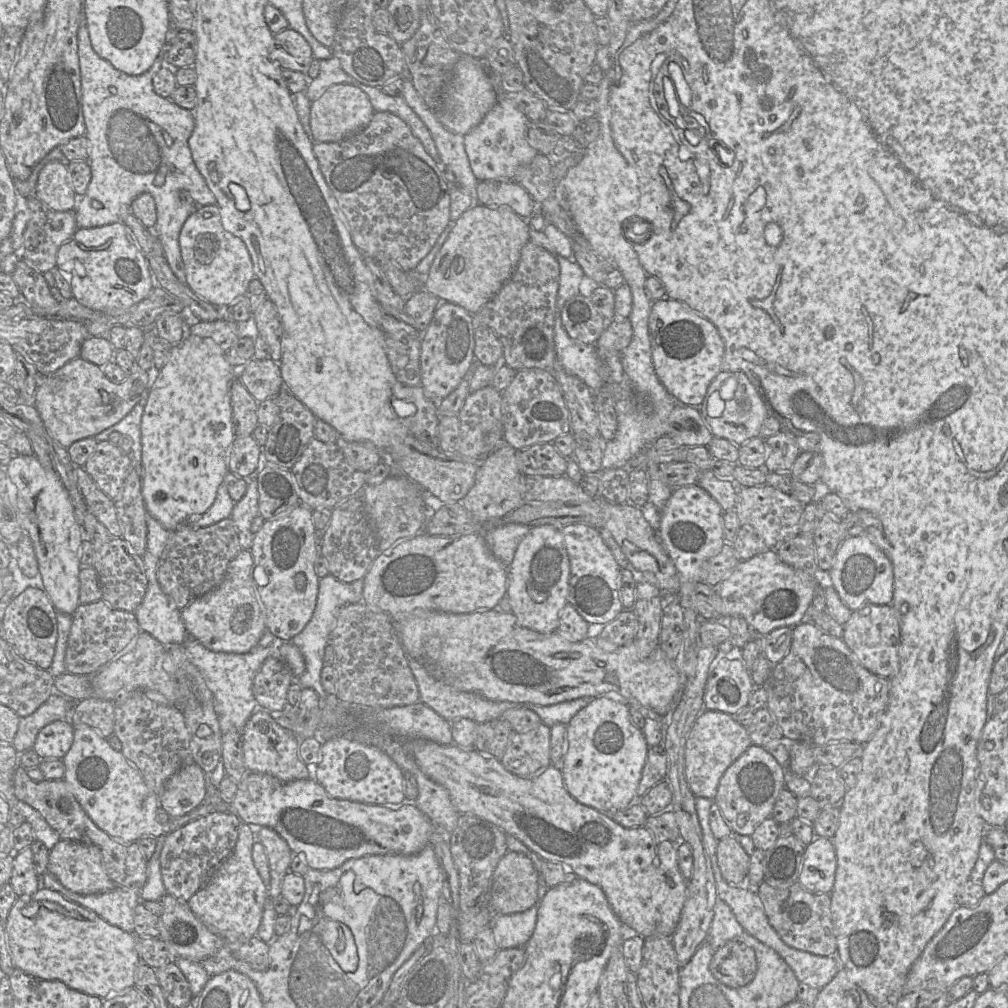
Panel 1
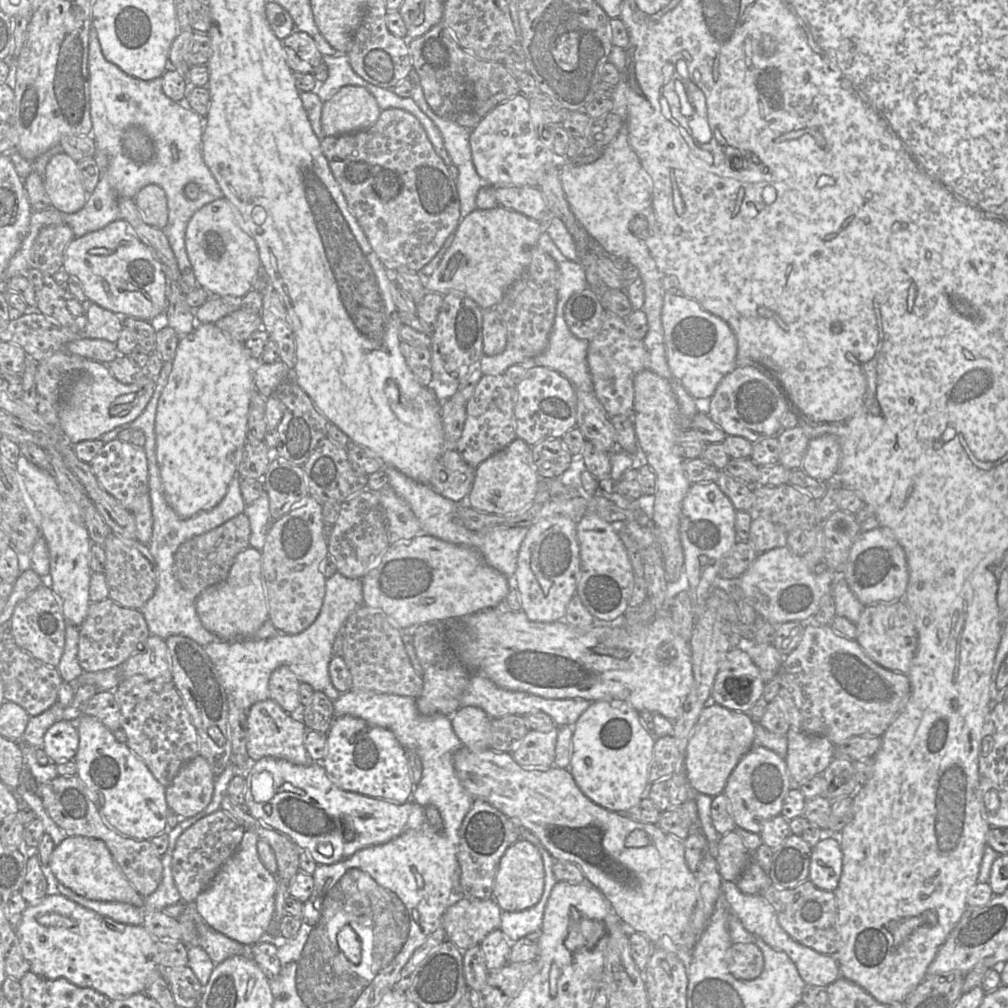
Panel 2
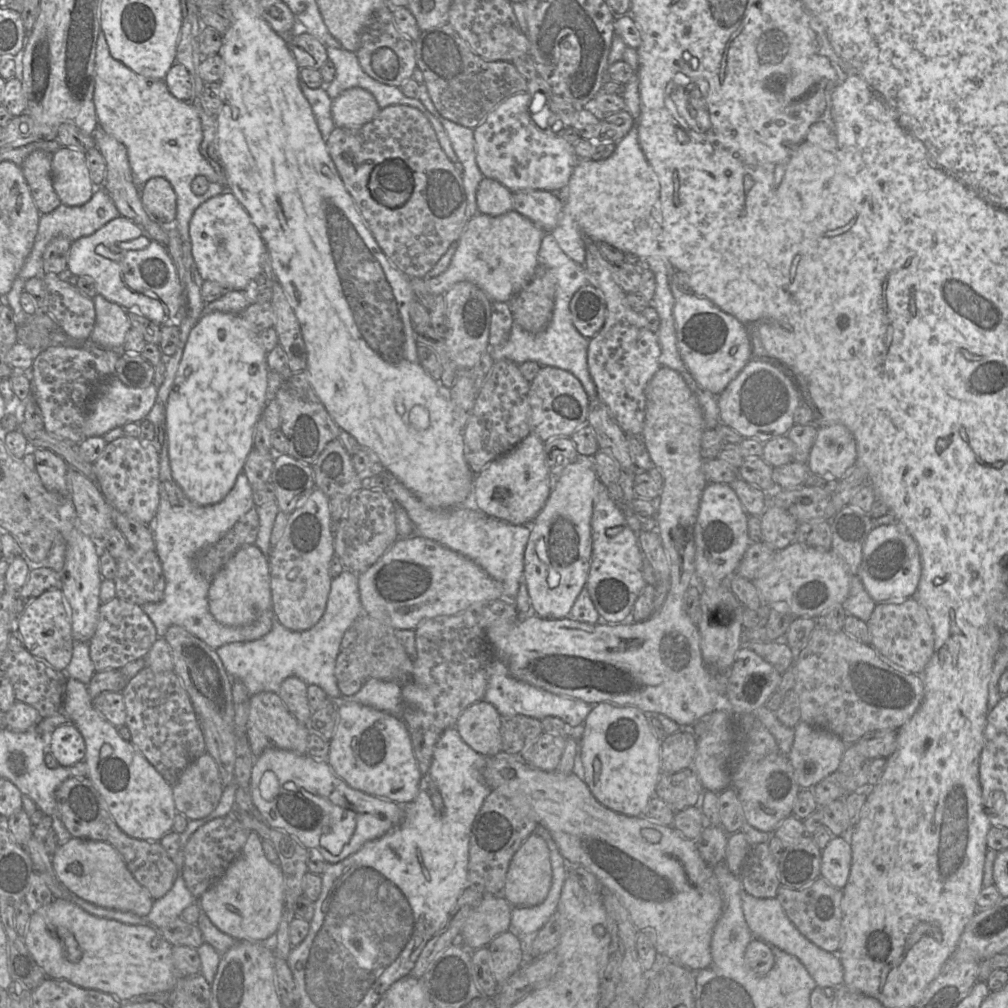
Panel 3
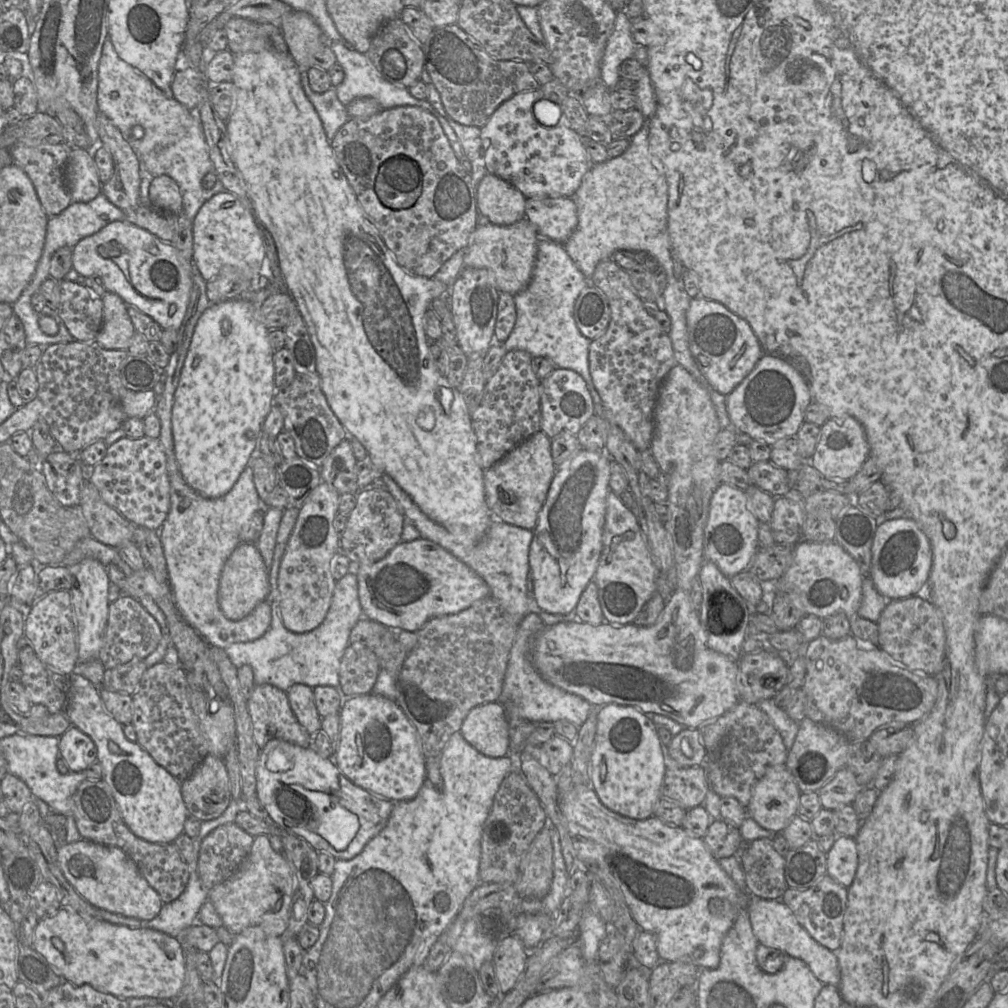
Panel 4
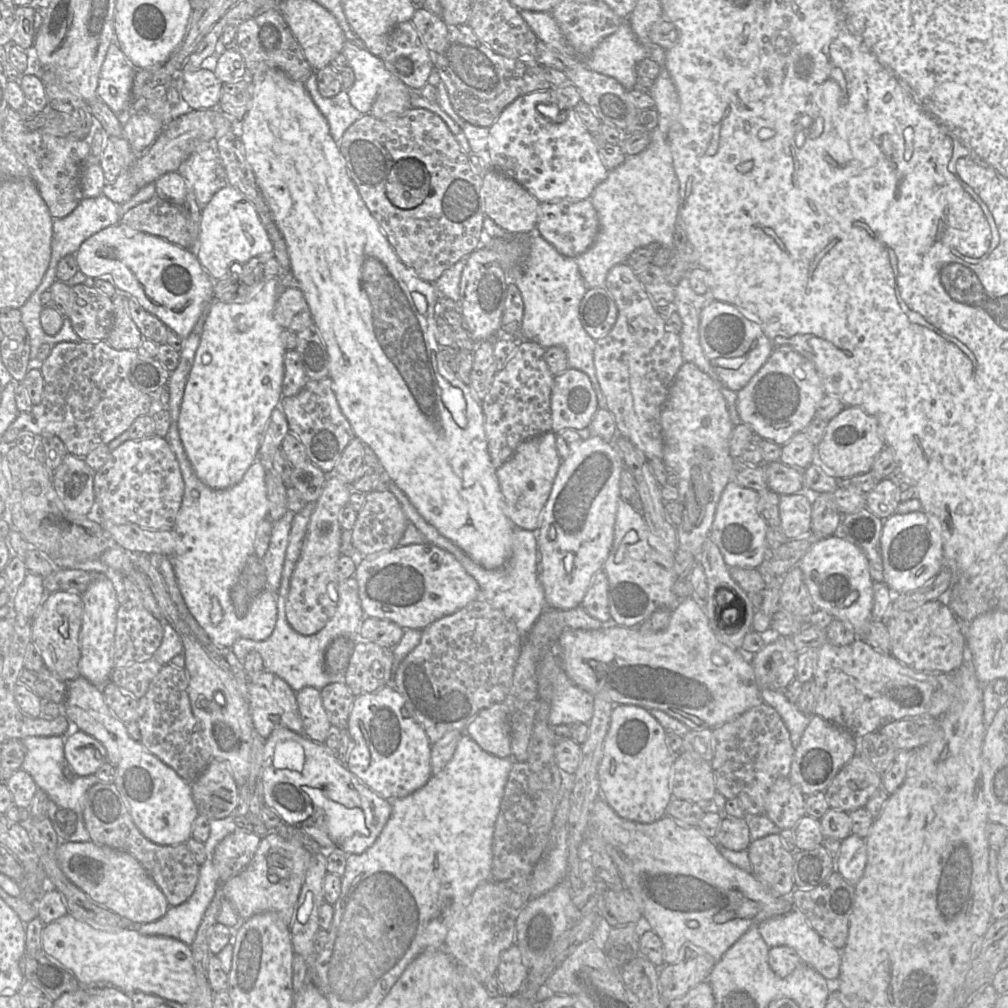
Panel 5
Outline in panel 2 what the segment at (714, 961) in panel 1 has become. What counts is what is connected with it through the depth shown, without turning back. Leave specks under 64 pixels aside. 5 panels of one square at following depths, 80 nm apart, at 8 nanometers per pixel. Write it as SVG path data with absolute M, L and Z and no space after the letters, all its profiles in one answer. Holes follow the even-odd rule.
M732 943L726 953L730 973L739 980L758 977L764 967L764 958L754 943Z

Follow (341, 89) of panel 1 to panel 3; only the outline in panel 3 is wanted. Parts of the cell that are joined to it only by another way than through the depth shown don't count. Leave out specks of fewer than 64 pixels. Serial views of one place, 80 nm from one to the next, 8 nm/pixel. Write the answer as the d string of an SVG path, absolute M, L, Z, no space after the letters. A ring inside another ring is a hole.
M359 87L344 90L331 102L335 127L360 127L373 120L380 108L373 95Z

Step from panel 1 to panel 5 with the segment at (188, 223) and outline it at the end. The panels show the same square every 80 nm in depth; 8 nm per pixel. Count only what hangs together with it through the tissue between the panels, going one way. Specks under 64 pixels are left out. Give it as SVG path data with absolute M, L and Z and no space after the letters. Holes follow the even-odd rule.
M226 185L203 207L197 249L193 253L213 279L224 276L231 265L247 263L251 258L269 253L272 249L273 244L253 204L237 188Z

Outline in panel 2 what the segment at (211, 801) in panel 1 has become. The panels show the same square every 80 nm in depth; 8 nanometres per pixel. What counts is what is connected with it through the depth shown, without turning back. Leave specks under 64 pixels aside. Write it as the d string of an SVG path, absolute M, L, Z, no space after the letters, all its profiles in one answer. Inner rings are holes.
M226 795L222 799L220 810L228 813L246 830L256 833L259 840L264 840L271 846L277 860L278 876L289 887L292 878L300 871L301 849L288 836L254 818L244 806L236 804Z

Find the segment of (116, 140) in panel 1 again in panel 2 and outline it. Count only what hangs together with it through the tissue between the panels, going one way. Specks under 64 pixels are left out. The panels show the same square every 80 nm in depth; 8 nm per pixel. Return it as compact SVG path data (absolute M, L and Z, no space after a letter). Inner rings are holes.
M92 26L89 32L88 68L91 137L96 147L93 157L100 169L99 181L85 205L77 212L64 213L53 207L32 211L28 233L9 261L3 280L25 276L31 268L33 244L43 227L66 224L75 237L100 230L120 219L120 198L134 199L144 186L156 184L165 191L168 205L168 221L162 230L168 238L184 283L193 290L198 287L198 283L185 247L186 228L197 210L223 197L220 186L201 154L203 118L188 107L185 99L174 101L167 97L162 91L161 77L141 80L129 76L106 60L97 32ZM189 182L200 185L201 194L196 200L188 199L184 194L184 187Z

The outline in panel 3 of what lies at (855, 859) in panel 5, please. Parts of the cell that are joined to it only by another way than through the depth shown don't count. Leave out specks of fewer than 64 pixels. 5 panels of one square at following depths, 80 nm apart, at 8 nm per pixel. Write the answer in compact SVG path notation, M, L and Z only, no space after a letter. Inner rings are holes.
M848 835L833 837L821 851L820 876L832 886L843 889L848 881L852 850Z

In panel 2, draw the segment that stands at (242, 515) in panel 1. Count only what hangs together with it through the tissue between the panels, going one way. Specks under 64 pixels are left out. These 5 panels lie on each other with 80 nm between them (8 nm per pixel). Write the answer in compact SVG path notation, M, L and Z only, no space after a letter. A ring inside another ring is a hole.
M263 490L258 499L246 505L244 512L249 519L251 535L249 544L251 547L261 551L264 547L266 534L272 522L269 510L269 498Z

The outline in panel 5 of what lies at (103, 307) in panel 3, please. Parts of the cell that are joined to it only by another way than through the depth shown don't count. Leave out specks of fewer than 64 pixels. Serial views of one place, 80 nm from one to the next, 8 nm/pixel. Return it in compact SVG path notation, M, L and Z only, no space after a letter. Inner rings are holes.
M117 291L111 298L113 326L105 342L116 350L136 350L143 336L130 316L127 293Z

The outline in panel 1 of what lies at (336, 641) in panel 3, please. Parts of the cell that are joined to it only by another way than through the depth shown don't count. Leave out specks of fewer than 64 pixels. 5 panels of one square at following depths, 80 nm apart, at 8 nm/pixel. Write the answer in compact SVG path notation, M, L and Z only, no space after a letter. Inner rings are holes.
M330 574L319 578L318 596L313 615L304 629L290 640L298 647L305 659L305 672L297 679L299 685L302 688L314 690L323 700L329 696L325 692L320 680L321 670L324 667L324 652L328 645L329 636L336 625L340 610L348 604L359 603L362 600L363 580L345 583ZM192 638L182 644L187 650L189 659L199 669L207 687L213 694L214 708L219 718L222 736L227 732L227 725L244 729L247 721L259 709L252 692L253 680L267 658L281 658L279 652L281 643L273 643L268 647L261 647L258 643L251 651L241 654L215 652Z

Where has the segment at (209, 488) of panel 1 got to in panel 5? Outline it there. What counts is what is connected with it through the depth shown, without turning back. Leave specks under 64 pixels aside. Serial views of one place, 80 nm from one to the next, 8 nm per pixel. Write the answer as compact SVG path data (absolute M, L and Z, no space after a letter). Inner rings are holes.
M278 276L261 279L233 302L212 300L203 325L199 346L184 389L178 430L196 476L211 489L228 489L237 484L255 461L269 417L282 398L286 351L280 334L284 329L273 317L278 293Z

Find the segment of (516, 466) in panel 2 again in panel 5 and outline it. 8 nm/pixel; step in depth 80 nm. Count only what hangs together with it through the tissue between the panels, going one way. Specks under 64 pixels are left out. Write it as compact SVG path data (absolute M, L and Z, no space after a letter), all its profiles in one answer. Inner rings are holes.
M546 432L522 442L500 467L496 476L503 494L503 510L514 527L534 531L549 498L553 482L562 463L557 447L557 434Z

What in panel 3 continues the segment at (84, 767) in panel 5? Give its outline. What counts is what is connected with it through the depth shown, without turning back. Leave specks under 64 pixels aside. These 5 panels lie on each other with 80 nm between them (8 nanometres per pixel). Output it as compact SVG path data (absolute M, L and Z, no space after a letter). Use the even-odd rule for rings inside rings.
M73 724L59 726L50 735L49 752L62 767L71 767L84 760L84 738Z

